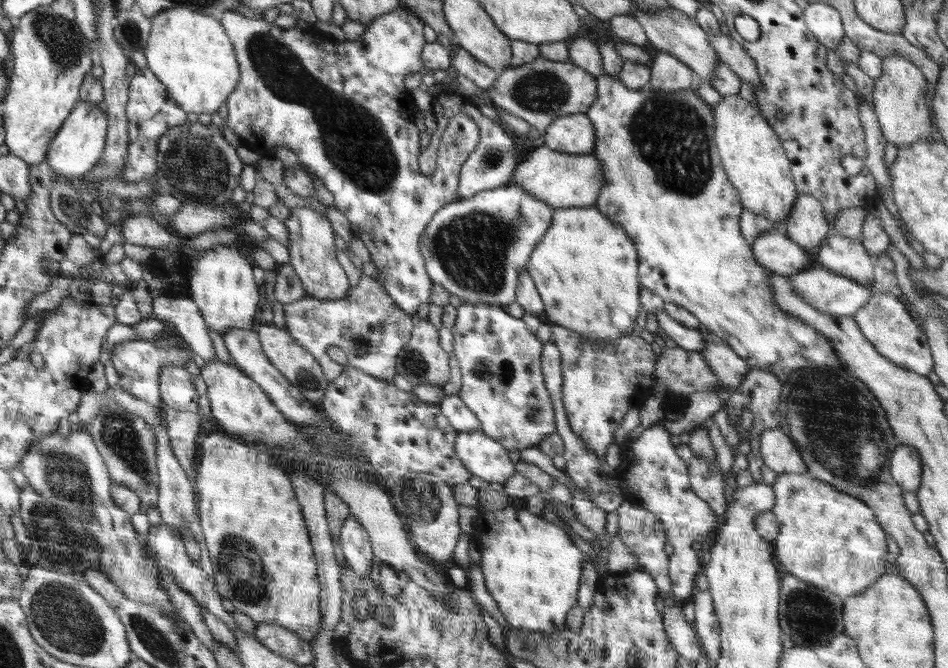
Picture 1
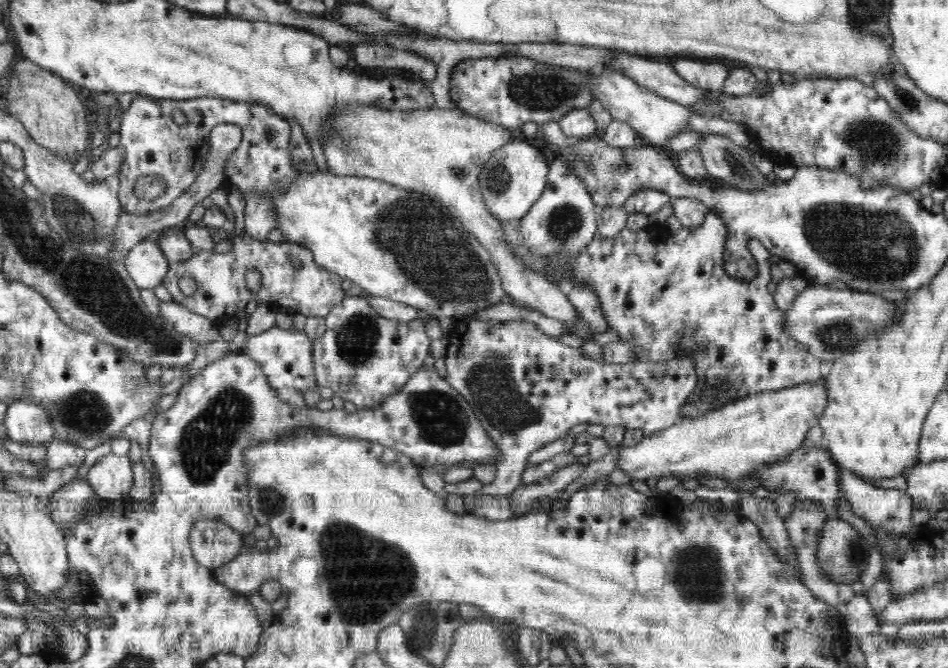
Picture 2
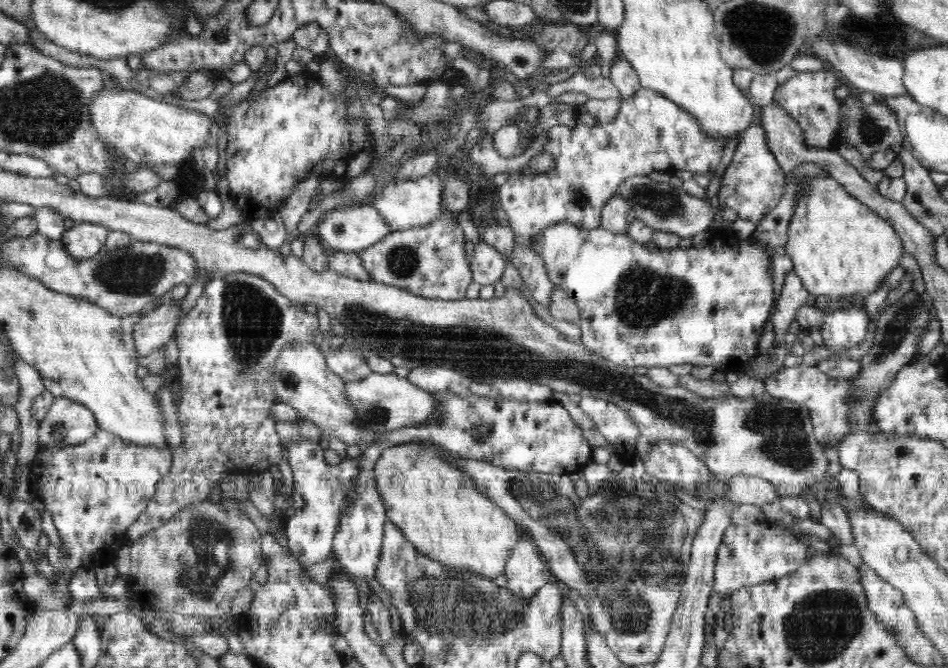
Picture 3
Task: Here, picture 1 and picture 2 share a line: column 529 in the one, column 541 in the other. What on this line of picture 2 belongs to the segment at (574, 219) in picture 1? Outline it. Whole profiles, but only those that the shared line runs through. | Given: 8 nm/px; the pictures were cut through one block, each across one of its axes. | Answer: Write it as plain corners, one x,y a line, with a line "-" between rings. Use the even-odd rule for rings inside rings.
713,210
708,211
705,214
705,219
702,224
699,224
693,229
688,227
682,227
679,231
676,231
671,238
666,238
662,242
654,242
650,240
648,234
645,231
636,231
624,228
620,231
620,234
614,236
614,238
604,238
601,237
594,238
586,252
582,254
558,254
554,256
552,260
547,260
547,258
539,258
539,256
528,250
523,246
521,229
519,228
518,222
515,221
502,221
502,227
504,227
504,239
506,243
510,245
512,253
516,257
524,259
524,263
532,269
532,271
540,272
540,275
544,275
548,281
556,283
556,285
562,286
567,289
570,286
577,285
578,283
588,283
592,285
592,289
596,291
598,295
598,301
600,301
600,307
602,307
602,313
604,313
604,319
608,323
608,329
618,331
619,340
622,342
629,342
634,345
633,350
636,355
636,360
633,362
662,362
662,360
672,360
674,357
690,357
695,363
695,368
697,369
697,375
699,376
699,382
697,388
689,395
687,402
680,408
679,416
681,419
686,420
686,418
696,418
700,414
706,414
706,411
711,411
714,408
720,408
722,405
733,403
734,401
740,400
745,396
752,394
757,394
758,392
765,391
780,391
786,388
793,388
796,386
801,386
804,384
814,385
818,382
824,380
825,367
826,364
822,359
811,354
806,345
800,344
798,341
794,340
786,331
783,326
785,325
785,312
780,310
775,303
773,293
772,293
772,277
770,276
770,251
762,245
760,240
752,239
748,242
748,249
752,253
752,257
756,259
756,267
758,267
758,274
749,281
741,281
729,275
724,268
723,252
725,251
725,240
727,239
727,229
725,228
724,221
721,216
718,216
717,212
-
554,263
562,265
562,268
555,270
-
552,265
552,268
549,266

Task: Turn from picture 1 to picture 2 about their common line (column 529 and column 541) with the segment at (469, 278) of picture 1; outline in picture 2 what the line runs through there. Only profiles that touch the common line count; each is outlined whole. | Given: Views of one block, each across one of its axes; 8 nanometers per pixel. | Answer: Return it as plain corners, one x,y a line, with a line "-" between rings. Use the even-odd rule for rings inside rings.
557,158
549,164
544,192
517,221
523,246
547,260
552,260
558,254
582,254
586,252
588,244
598,237
598,213
599,209
584,183
570,171
566,162

